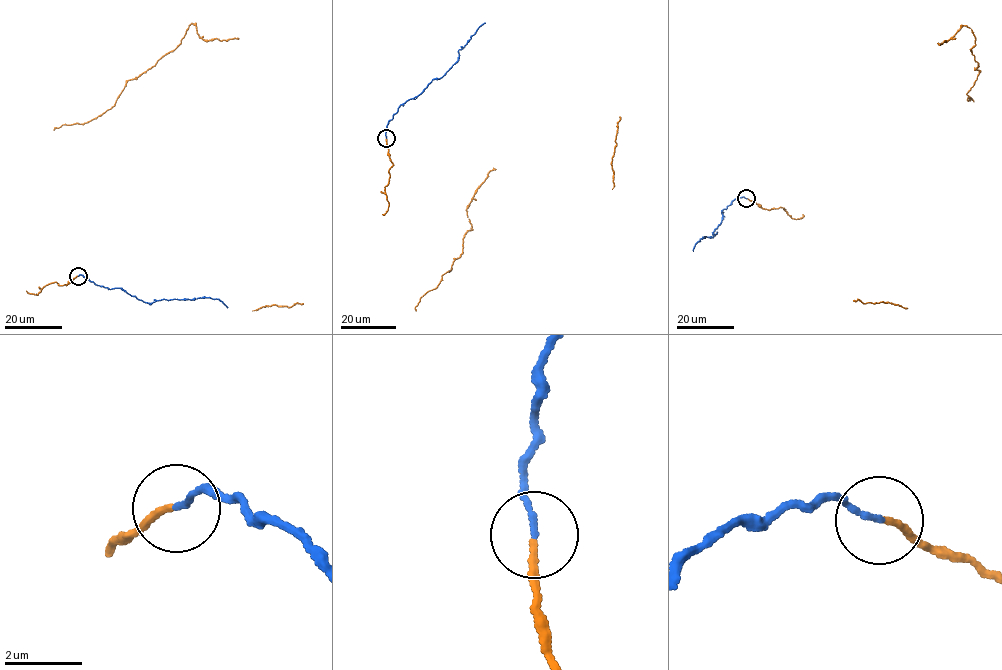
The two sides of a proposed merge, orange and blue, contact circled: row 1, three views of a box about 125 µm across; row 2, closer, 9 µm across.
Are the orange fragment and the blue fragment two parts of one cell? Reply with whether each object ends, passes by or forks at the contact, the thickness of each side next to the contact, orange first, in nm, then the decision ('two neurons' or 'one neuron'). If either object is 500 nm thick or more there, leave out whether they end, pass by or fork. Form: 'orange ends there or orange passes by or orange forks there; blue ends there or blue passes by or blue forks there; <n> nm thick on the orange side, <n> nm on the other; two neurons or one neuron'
orange ends there; blue ends there; 160 nm thick on the orange side, 140 nm on the other; two neurons

